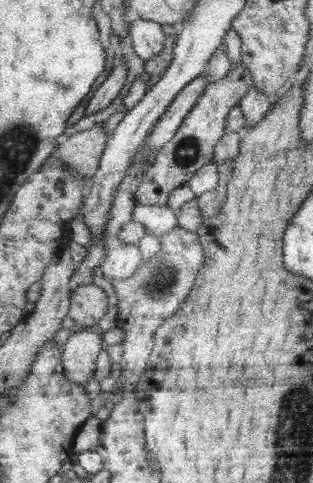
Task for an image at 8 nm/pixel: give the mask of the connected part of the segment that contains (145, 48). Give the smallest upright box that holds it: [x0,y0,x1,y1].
[130,18,168,63]

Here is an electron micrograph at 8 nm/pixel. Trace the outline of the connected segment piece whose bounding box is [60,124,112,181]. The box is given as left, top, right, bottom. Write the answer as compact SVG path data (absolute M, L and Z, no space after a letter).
M103 124L92 130L72 135L68 142L60 145L61 157L67 164L67 169L73 173L92 180L98 174L101 160L112 134L104 131Z

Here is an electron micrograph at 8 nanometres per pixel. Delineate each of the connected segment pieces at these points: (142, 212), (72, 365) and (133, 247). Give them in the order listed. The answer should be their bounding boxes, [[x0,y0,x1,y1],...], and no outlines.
[[133,203,179,236],[63,328,105,384],[102,242,144,280]]

